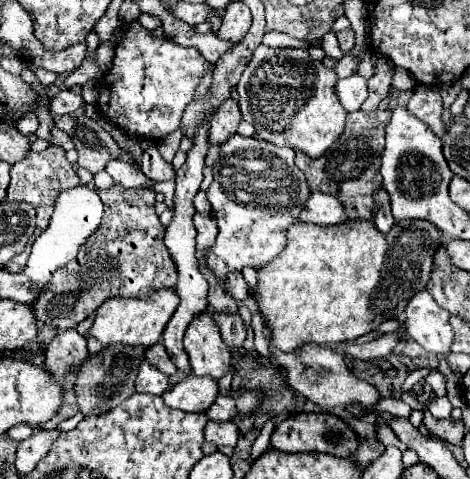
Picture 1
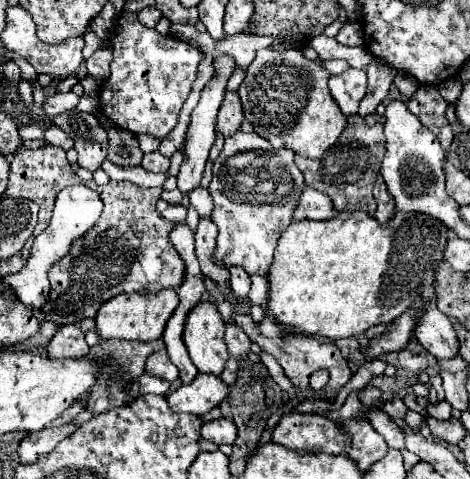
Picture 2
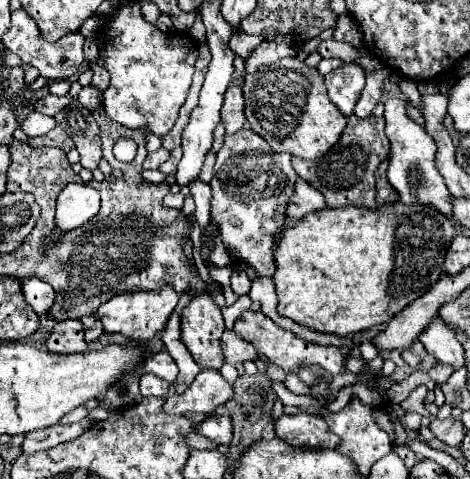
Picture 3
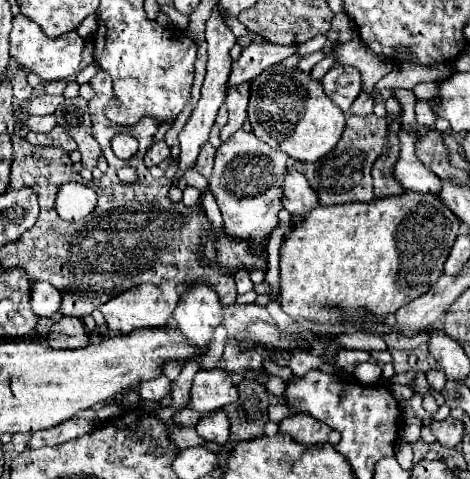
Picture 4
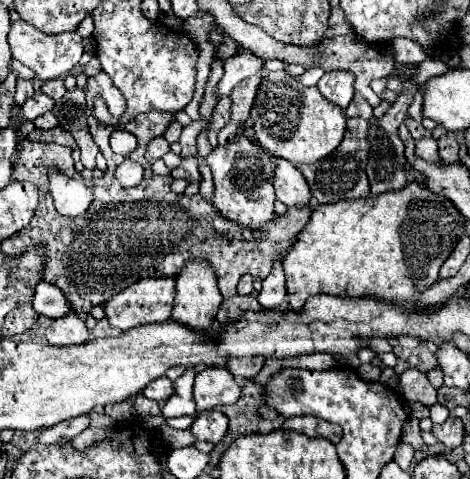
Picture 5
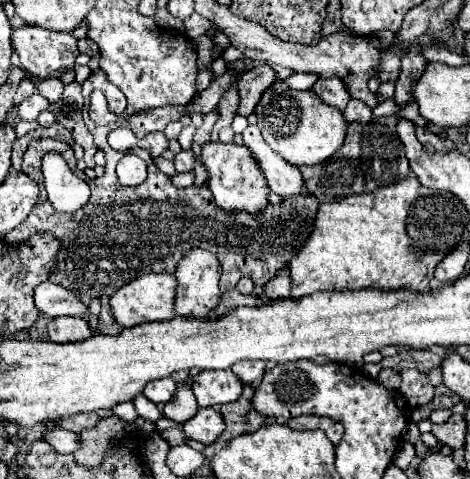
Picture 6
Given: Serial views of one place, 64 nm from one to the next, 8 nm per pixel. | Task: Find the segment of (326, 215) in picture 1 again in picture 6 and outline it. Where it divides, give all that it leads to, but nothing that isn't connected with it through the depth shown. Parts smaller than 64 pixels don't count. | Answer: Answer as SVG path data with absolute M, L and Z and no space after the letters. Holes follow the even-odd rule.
M256 126L246 128L242 132L242 138L244 138L244 144L252 148L252 154L256 156L256 160L260 160L260 168L264 168L264 176L274 194L278 194L280 198L294 198L294 196L308 194L300 170L288 164L286 160L280 160L280 156L276 156L276 152L272 152L272 148L264 144L260 130Z

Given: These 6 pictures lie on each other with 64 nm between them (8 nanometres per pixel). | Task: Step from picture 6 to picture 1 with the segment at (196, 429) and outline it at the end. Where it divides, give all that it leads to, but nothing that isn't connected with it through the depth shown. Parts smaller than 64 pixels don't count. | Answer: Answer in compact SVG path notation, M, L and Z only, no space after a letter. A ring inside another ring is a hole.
M208 422L206 424L206 440L216 446L236 446L238 440L238 428L234 422Z

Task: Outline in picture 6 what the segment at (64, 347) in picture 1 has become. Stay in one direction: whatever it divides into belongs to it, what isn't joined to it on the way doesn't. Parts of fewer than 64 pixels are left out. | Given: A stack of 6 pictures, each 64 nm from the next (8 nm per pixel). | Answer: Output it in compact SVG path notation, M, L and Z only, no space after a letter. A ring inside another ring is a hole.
M62 316L52 318L48 322L48 336L52 342L80 342L92 336L92 330L88 328L88 322L84 318L76 316Z

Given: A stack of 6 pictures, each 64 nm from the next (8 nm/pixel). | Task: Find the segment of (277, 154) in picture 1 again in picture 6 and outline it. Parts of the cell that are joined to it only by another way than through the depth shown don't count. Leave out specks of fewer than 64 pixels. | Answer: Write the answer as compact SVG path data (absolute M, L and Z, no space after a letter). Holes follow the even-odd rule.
M210 142L202 148L202 160L204 160L208 174L210 174L208 186L212 190L214 202L224 212L246 212L246 214L256 216L270 204L268 182L264 178L262 168L252 158L252 152L248 150L248 146Z

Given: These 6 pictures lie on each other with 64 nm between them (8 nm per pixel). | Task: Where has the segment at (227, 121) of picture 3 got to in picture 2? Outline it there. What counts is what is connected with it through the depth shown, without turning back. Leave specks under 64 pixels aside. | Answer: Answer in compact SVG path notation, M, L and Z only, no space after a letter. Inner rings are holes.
M228 92L224 96L224 102L218 110L218 118L216 118L216 132L222 134L224 138L226 136L232 136L240 124L244 122L244 116L242 116L242 104L240 104L240 98L236 92Z

